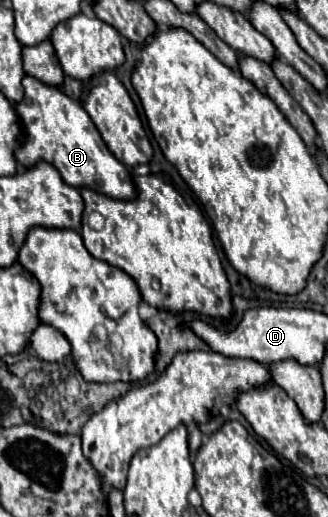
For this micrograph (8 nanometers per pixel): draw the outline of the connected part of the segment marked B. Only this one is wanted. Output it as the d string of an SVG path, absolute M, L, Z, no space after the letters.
M26 75L24 81L24 99L16 105L16 111L22 119L26 141L16 149L16 161L20 167L34 167L38 161L46 161L58 169L62 179L78 189L92 189L114 199L134 199L134 179L130 169L120 163L102 141L98 129L94 127L90 115L84 107L70 99L56 87L48 87L38 79Z

